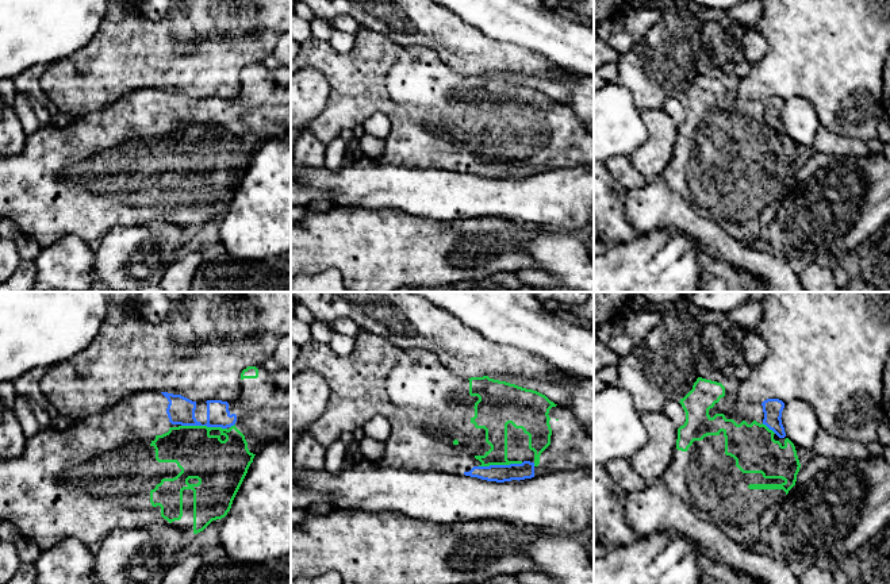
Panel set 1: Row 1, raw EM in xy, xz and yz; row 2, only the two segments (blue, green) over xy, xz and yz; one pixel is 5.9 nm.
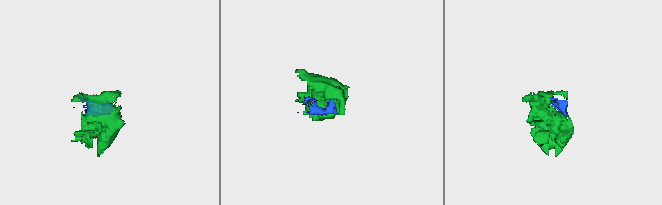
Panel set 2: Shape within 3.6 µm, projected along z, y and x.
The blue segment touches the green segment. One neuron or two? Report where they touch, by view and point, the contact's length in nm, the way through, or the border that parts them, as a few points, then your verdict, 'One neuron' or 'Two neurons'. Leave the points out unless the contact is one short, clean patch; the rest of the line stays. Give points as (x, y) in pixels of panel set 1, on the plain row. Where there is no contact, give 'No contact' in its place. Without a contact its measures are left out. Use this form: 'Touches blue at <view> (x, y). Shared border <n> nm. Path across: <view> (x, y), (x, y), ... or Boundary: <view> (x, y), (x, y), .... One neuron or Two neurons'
Touches blue at xy (204, 122). Shared border 280 nm. One neuron

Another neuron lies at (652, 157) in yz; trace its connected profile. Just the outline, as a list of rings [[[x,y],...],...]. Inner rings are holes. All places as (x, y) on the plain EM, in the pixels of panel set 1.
[[[645,108],[640,115],[648,138],[630,154],[629,160],[648,181],[660,176],[668,166],[676,146],[678,124],[664,108]]]

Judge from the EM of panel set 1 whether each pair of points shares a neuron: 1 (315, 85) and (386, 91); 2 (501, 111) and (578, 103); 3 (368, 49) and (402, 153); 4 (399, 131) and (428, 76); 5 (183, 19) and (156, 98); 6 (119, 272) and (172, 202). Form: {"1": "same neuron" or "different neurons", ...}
{"1": "different neurons", "2": "different neurons", "3": "same neuron", "4": "same neuron", "5": "different neurons", "6": "different neurons"}

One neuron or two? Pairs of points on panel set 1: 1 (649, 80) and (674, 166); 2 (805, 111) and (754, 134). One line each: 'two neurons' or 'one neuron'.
1: two neurons
2: two neurons

